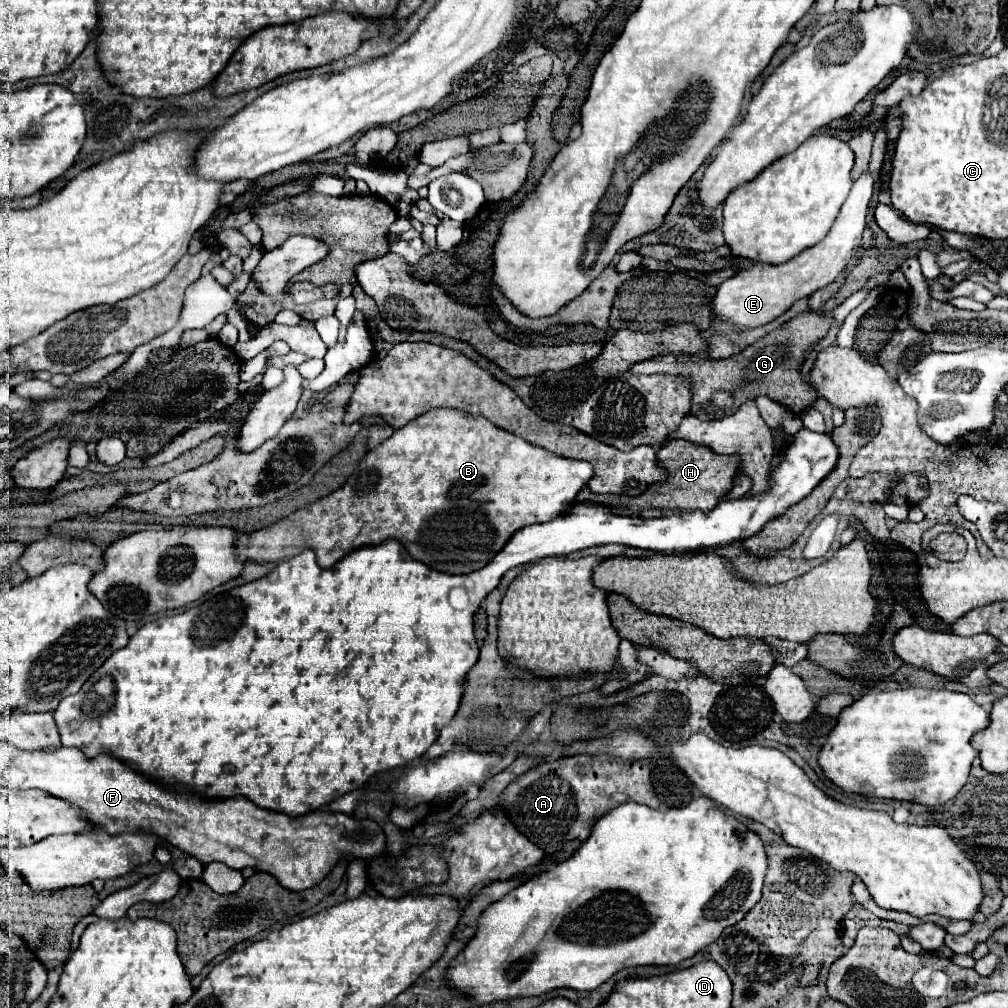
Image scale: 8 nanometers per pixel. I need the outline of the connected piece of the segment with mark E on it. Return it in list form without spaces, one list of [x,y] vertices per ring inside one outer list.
[[[864,171],[852,185],[852,191],[842,205],[830,233],[816,245],[804,249],[800,255],[792,257],[780,265],[764,265],[754,263],[750,269],[744,269],[724,281],[712,301],[712,313],[728,319],[738,331],[748,327],[758,327],[774,321],[782,315],[790,305],[802,297],[810,297],[814,291],[830,285],[838,273],[848,265],[852,255],[862,245],[862,233],[866,229],[866,211],[870,197],[874,193],[876,175],[872,171]]]

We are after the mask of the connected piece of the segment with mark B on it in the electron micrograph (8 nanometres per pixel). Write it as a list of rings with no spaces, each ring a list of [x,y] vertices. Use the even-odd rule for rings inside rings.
[[[430,409],[428,413],[416,417],[414,421],[410,421],[408,425],[404,425],[402,429],[396,429],[390,439],[386,439],[378,447],[370,449],[366,453],[366,457],[360,461],[358,469],[350,475],[350,479],[340,489],[336,489],[334,493],[330,493],[330,495],[326,495],[326,497],[322,497],[322,499],[318,499],[318,501],[314,501],[314,503],[310,503],[310,505],[294,511],[294,513],[290,513],[288,517],[276,521],[270,527],[262,527],[258,531],[240,535],[240,539],[236,541],[236,551],[238,551],[238,555],[244,561],[250,559],[250,561],[258,561],[258,563],[268,563],[268,561],[284,561],[284,559],[290,559],[290,557],[298,555],[302,549],[314,549],[320,567],[330,569],[342,557],[346,557],[346,553],[352,551],[352,549],[358,549],[358,547],[364,547],[364,545],[376,545],[376,543],[382,543],[386,539],[398,539],[406,547],[406,551],[412,555],[412,559],[422,561],[422,563],[428,561],[426,565],[432,567],[432,569],[436,569],[436,571],[452,573],[452,575],[472,573],[472,571],[478,571],[484,565],[488,565],[502,551],[502,547],[510,541],[510,537],[516,531],[520,531],[522,527],[534,525],[534,523],[546,523],[546,521],[552,521],[558,515],[562,515],[574,503],[578,491],[588,485],[588,479],[592,475],[594,475],[594,467],[588,461],[576,461],[576,459],[568,459],[568,457],[560,457],[556,453],[550,453],[550,451],[546,451],[542,447],[536,447],[536,445],[520,439],[518,435],[514,435],[510,431],[502,431],[500,427],[492,425],[484,417],[470,415],[470,413],[460,411],[460,409]]]

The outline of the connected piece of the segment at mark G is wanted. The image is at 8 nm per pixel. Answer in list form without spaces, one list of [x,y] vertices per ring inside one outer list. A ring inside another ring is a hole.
[[[804,311],[794,319],[786,321],[776,331],[768,333],[754,345],[748,345],[738,355],[726,359],[698,357],[698,355],[658,355],[646,359],[644,363],[636,363],[630,373],[672,373],[686,375],[692,381],[692,411],[700,419],[720,419],[722,415],[734,413],[746,399],[756,399],[766,395],[776,403],[782,403],[794,413],[806,411],[818,399],[818,391],[806,381],[802,375],[804,355],[812,351],[816,343],[820,343],[830,327],[834,325],[834,317],[824,315],[822,311]],[[724,393],[724,397],[716,397]]]

